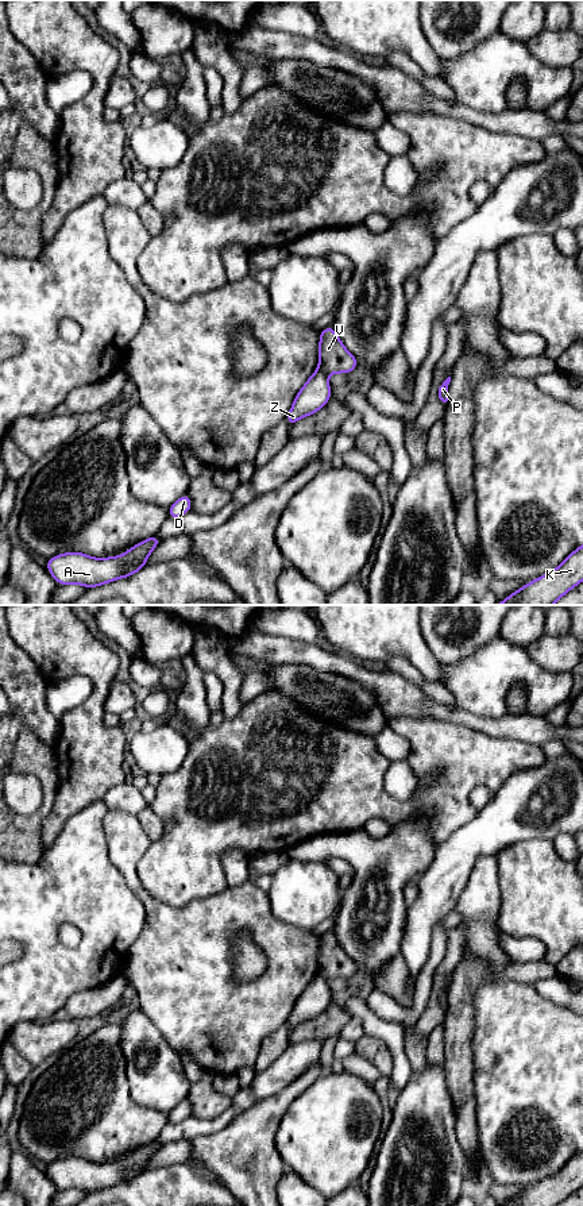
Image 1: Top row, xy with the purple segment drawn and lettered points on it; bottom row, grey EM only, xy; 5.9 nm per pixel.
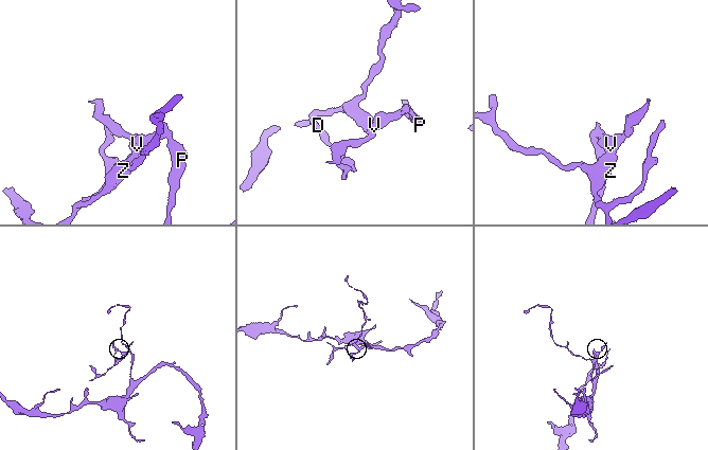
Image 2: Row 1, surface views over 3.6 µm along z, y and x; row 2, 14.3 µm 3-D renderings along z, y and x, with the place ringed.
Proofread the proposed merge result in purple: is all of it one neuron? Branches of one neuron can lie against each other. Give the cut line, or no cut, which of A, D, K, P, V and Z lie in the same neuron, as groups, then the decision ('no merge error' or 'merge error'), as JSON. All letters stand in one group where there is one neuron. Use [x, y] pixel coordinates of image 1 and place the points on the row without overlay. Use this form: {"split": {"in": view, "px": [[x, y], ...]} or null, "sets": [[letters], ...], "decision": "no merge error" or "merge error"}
{"split": {"in": "xy", "px": [[319, 973], [327, 979]]}, "sets": [["A", "D", "Z"], ["K", "P", "V"]], "decision": "merge error"}

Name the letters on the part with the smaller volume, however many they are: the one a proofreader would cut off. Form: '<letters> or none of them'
A, D, Z

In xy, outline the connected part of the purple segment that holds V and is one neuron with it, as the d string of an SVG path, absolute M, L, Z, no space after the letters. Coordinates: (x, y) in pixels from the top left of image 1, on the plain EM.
M333 930L320 936L318 967L325 979L347 979L358 974L356 963L340 947Z

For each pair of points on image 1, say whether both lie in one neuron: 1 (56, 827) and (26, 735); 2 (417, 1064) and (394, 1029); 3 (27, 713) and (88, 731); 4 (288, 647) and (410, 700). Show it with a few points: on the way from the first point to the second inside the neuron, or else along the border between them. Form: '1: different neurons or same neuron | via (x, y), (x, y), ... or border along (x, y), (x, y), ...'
1: different neurons | border along (60, 779), (53, 808), (42, 823), (43, 842)
2: different neurons | border along (402, 1025), (404, 1054), (412, 1072)
3: different neurons | border along (60, 720), (60, 736), (53, 746)
4: same neuron | via (319, 659), (344, 665), (379, 684)

